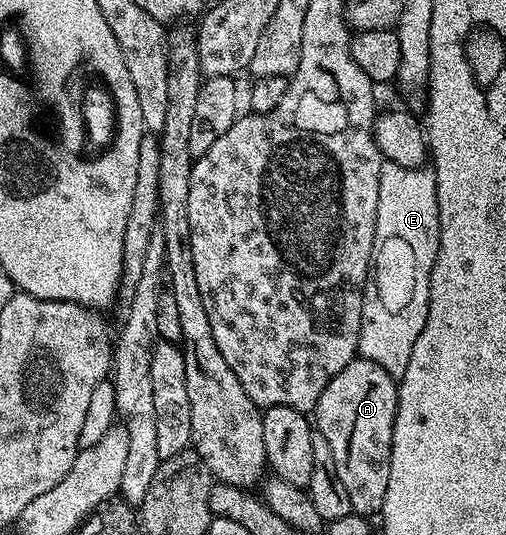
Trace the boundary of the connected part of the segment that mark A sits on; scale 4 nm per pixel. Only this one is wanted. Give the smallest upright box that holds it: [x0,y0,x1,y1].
[315,357,398,516]

